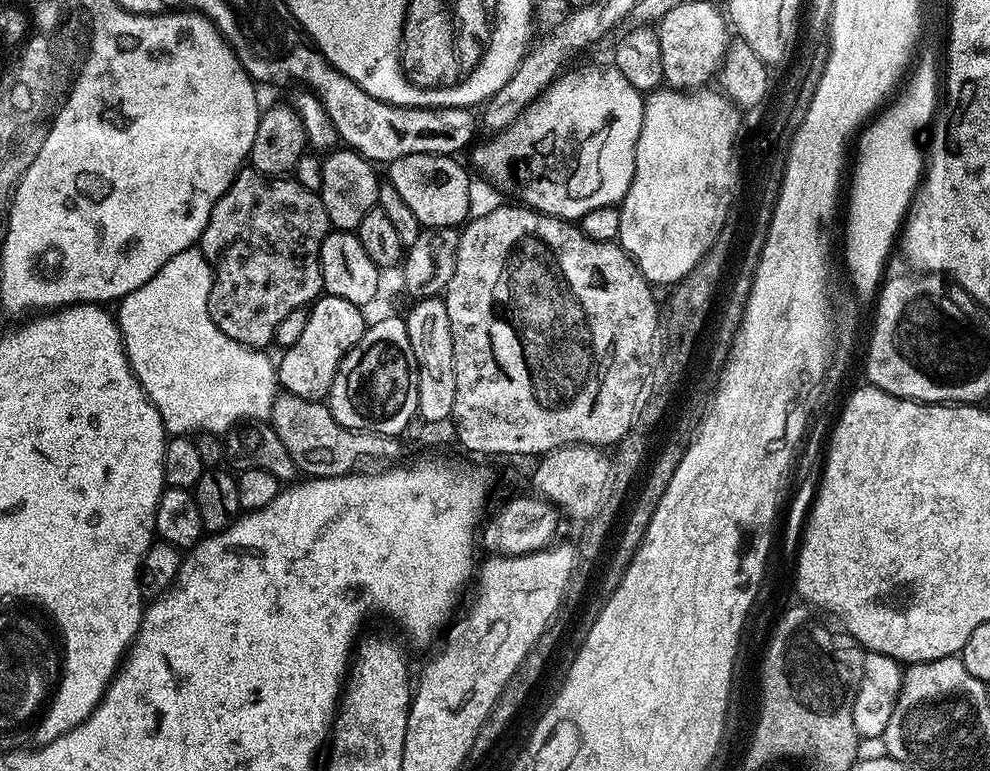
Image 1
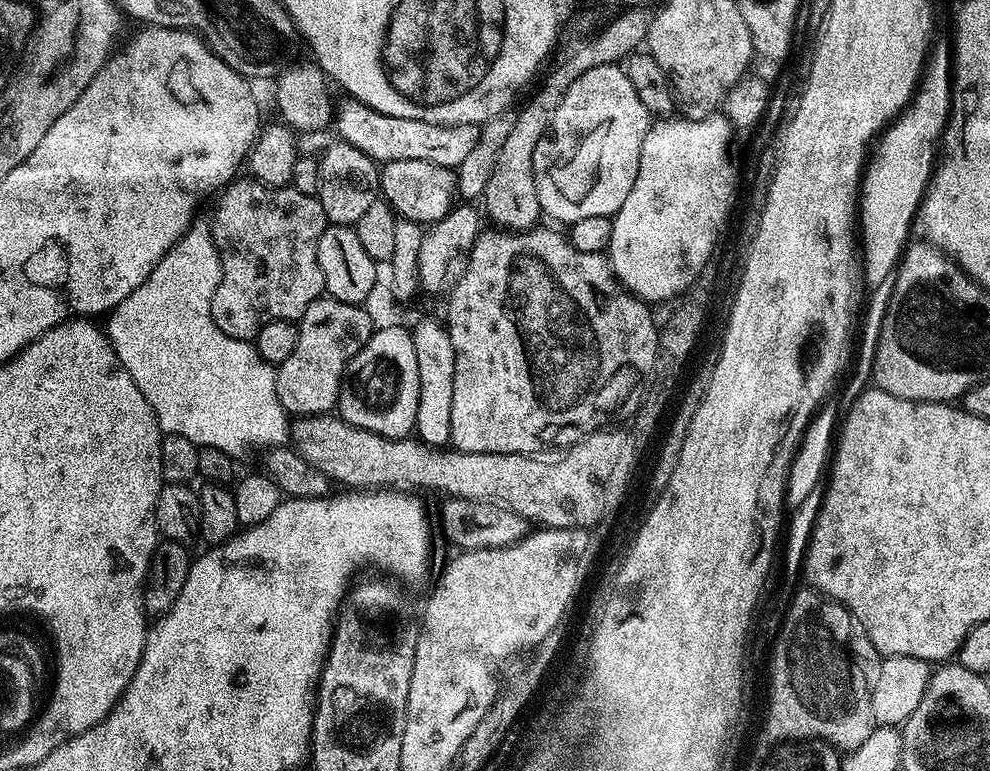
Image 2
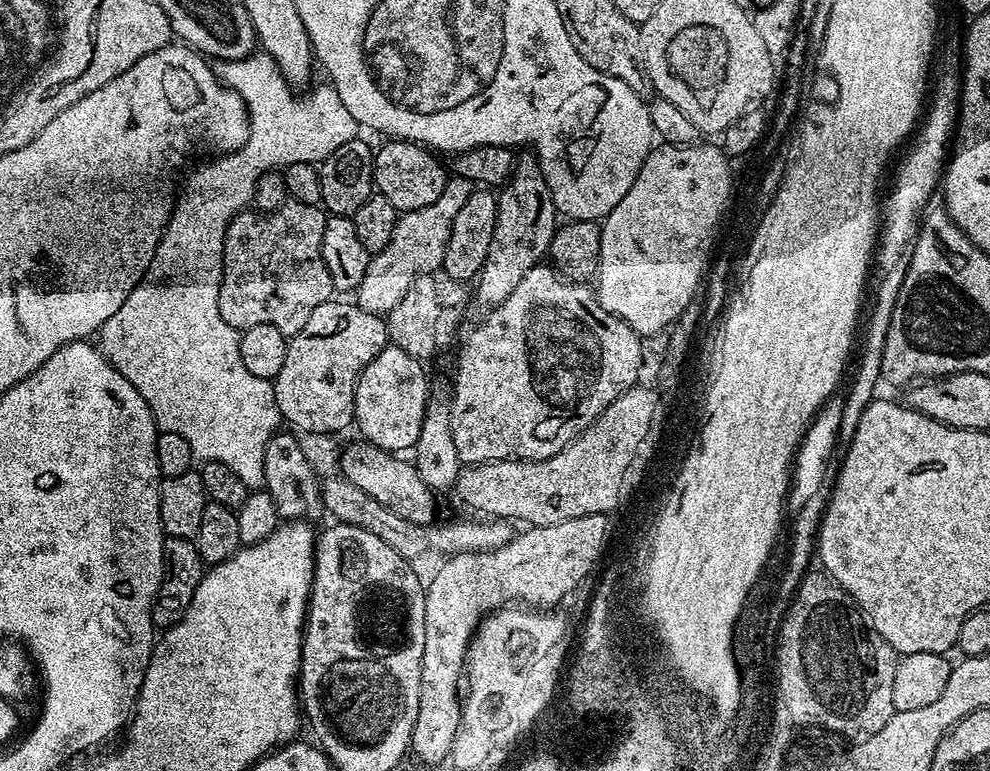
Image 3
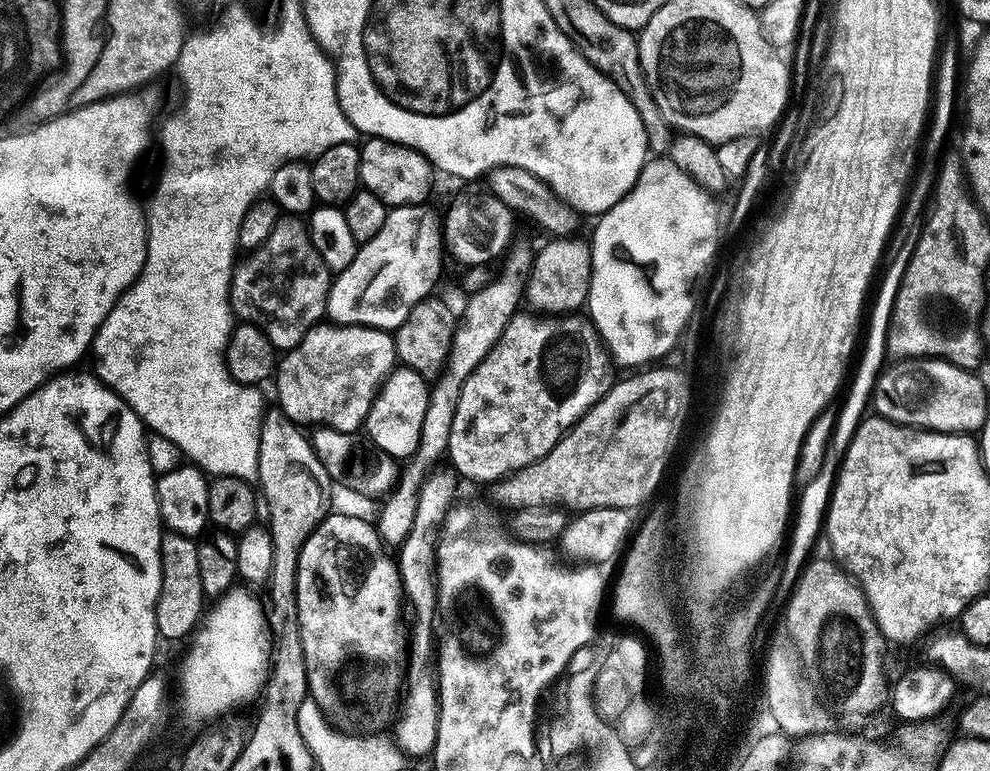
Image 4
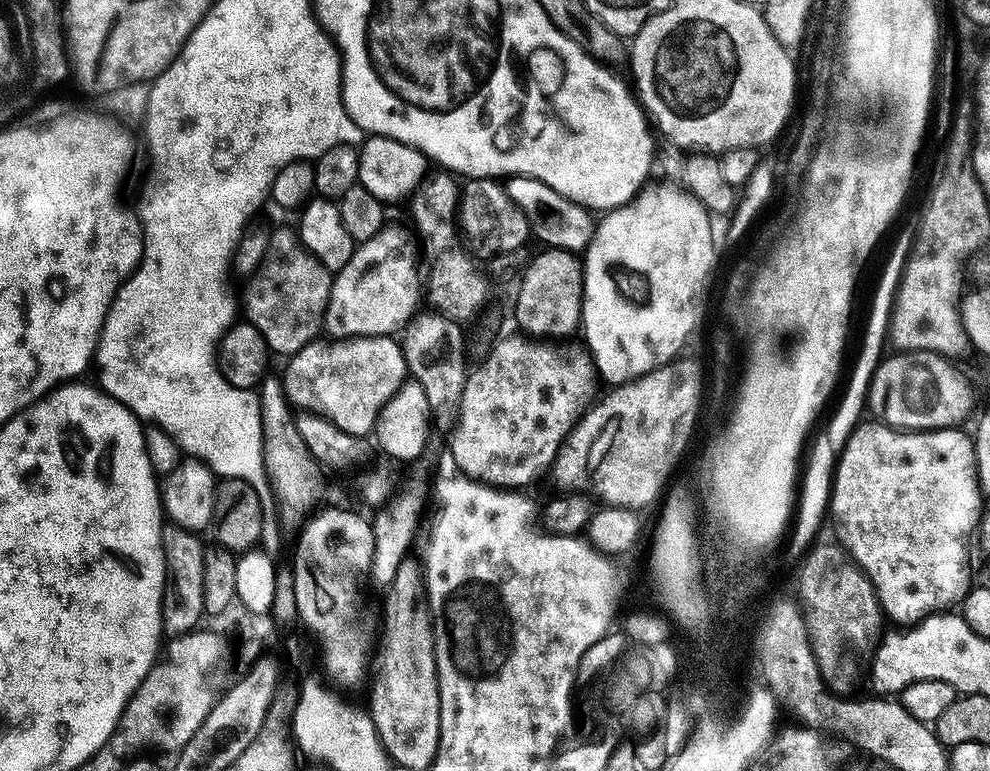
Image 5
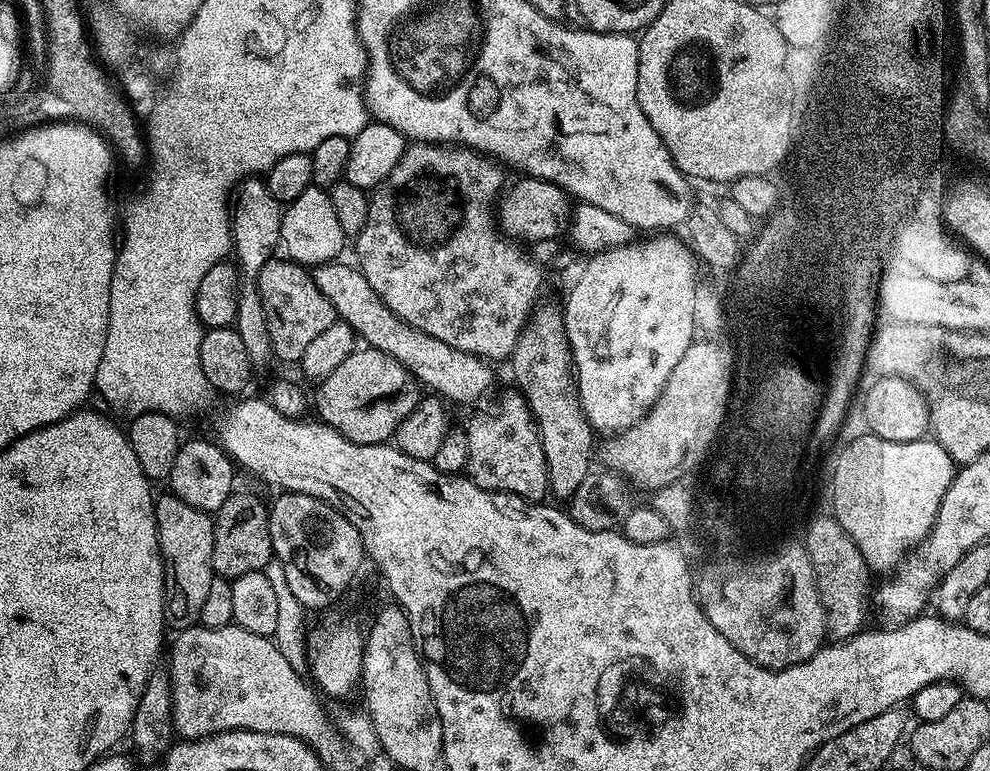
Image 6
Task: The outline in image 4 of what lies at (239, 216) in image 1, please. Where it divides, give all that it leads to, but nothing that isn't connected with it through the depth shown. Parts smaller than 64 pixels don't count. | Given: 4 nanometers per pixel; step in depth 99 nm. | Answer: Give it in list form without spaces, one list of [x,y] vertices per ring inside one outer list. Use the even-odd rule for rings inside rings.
[[[285,215],[274,226],[270,236],[244,257],[232,270],[228,303],[232,305],[233,313],[243,323],[255,324],[261,328],[277,350],[298,346],[298,342],[302,342],[307,332],[325,319],[328,311],[328,291],[334,279],[333,273],[328,271],[326,262],[322,262],[322,254],[314,250],[314,242],[308,233],[307,223],[299,216]]]

